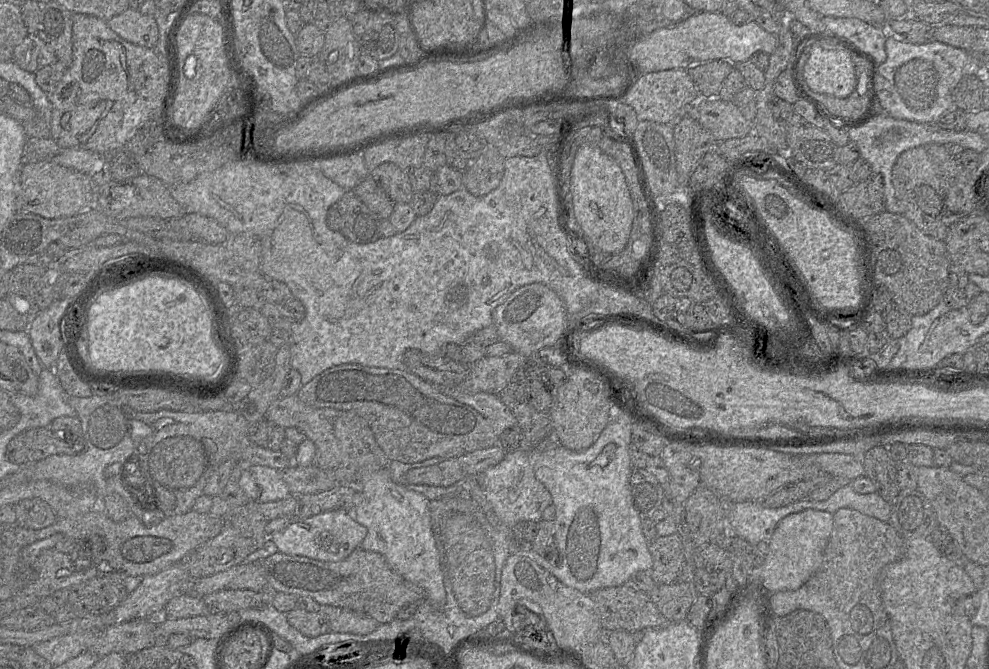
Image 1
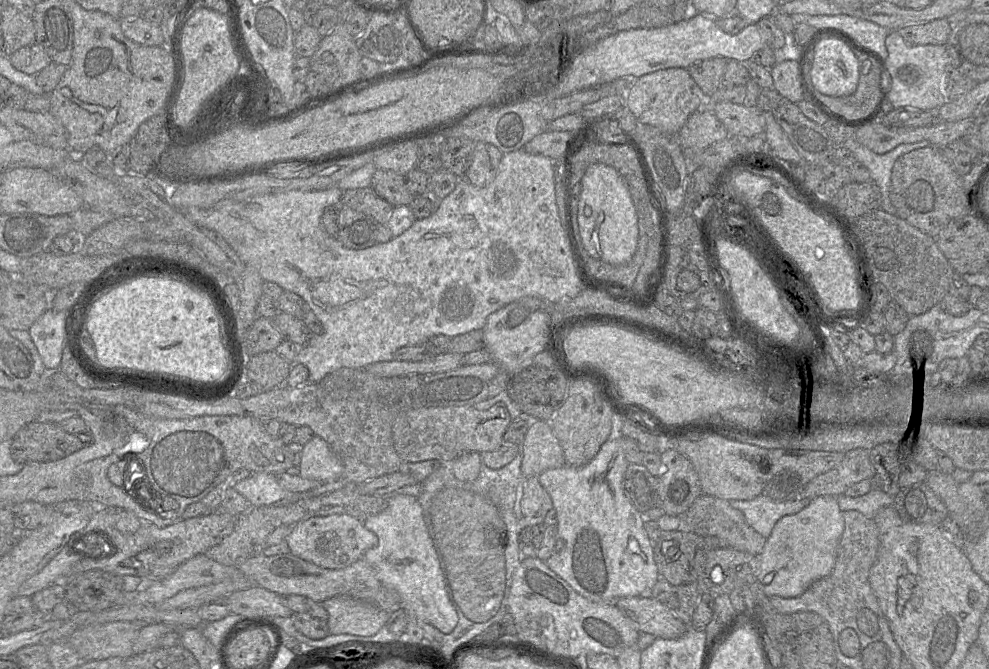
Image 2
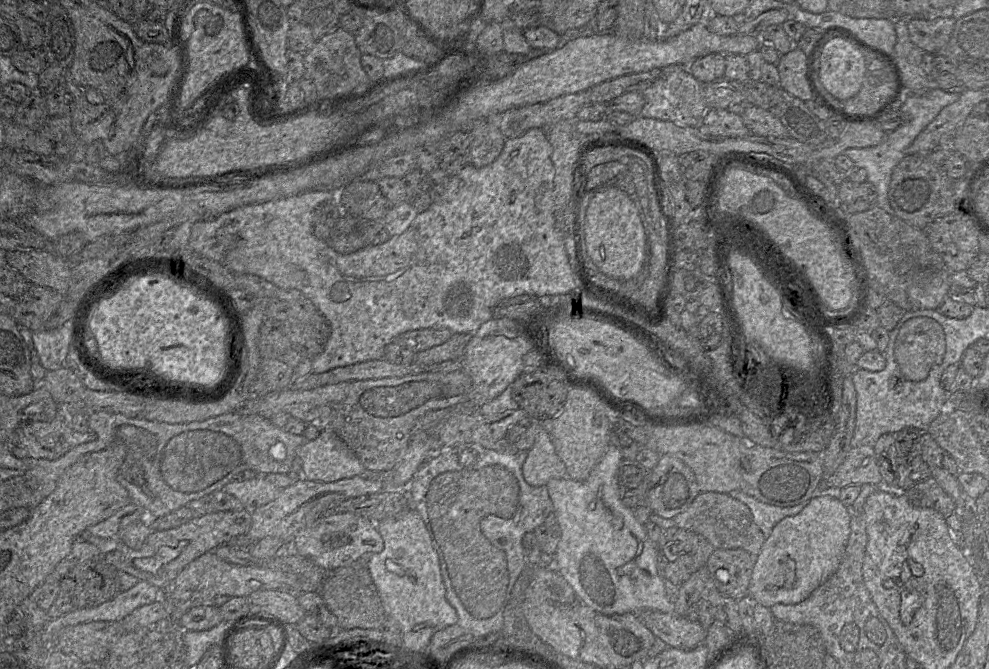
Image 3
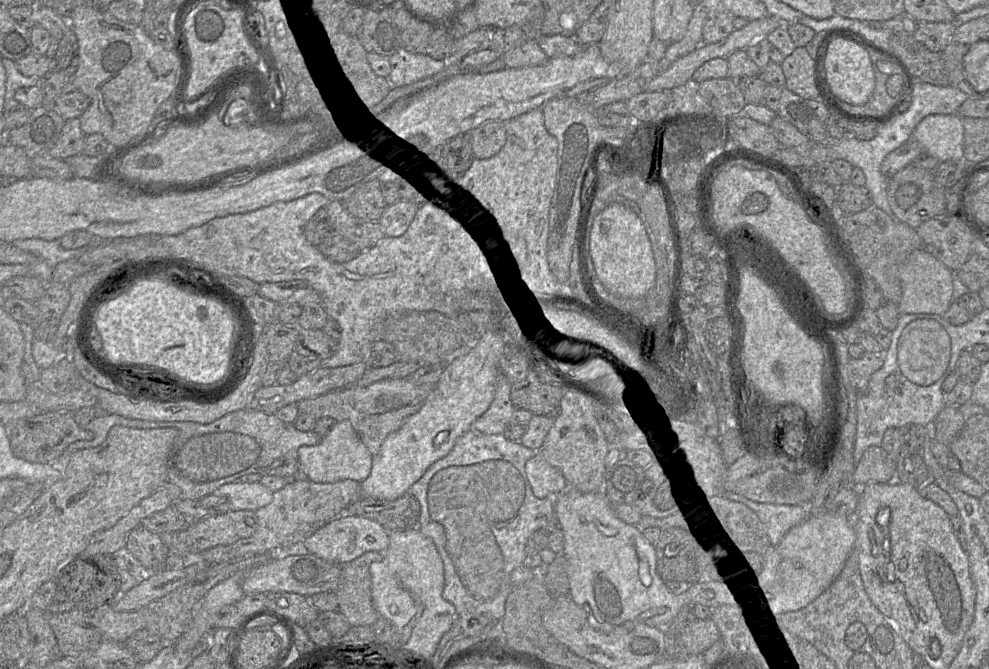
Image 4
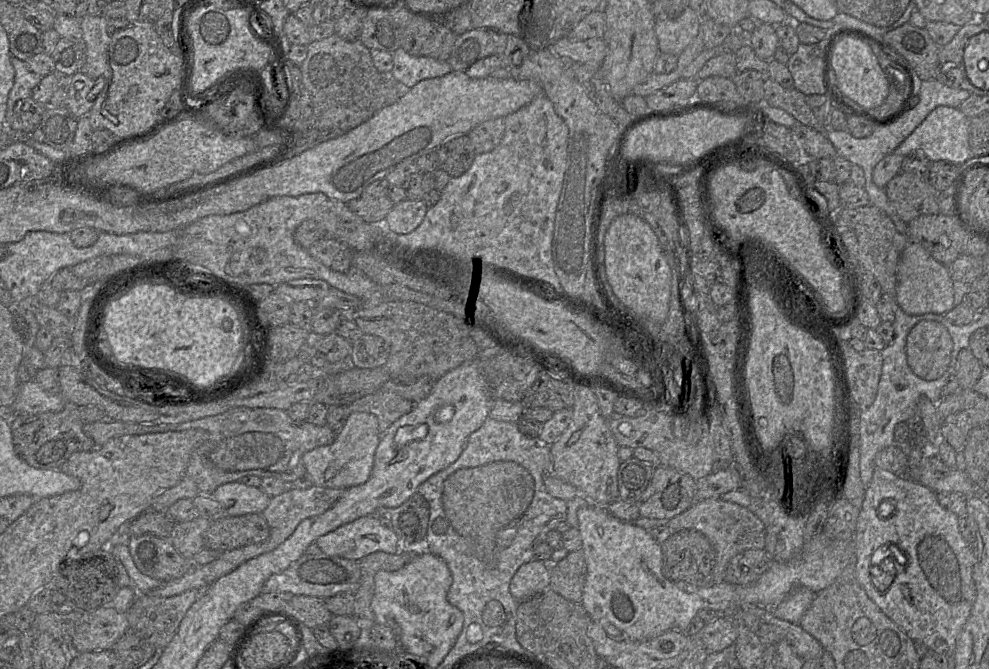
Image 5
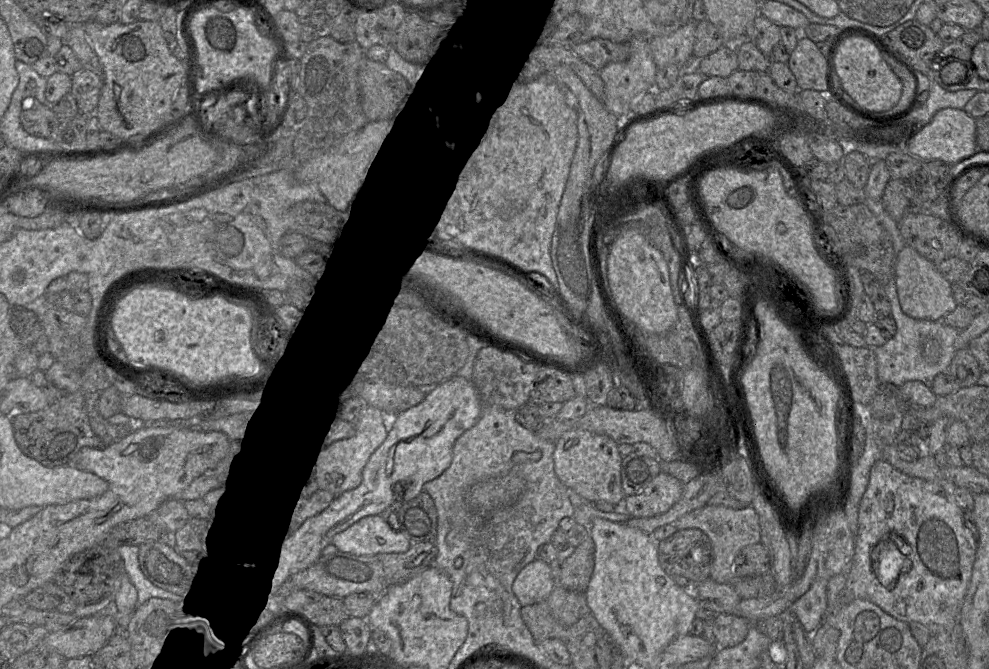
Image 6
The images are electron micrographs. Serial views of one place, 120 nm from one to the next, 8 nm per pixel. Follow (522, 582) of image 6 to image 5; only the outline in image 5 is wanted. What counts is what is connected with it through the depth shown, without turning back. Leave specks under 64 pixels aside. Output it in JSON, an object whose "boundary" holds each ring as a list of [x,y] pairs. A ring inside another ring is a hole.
{"boundary":[[[532,560],[519,567],[510,582],[510,593],[524,602],[550,587],[550,571],[543,561]]]}

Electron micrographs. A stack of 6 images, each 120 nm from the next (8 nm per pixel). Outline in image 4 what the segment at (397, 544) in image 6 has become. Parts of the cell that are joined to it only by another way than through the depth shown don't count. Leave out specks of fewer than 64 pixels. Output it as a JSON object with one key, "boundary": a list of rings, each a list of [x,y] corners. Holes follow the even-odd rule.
{"boundary":[[[344,512],[308,535],[304,540],[304,545],[310,554],[332,563],[344,565],[366,552],[386,550],[389,546],[389,535],[380,523]]]}

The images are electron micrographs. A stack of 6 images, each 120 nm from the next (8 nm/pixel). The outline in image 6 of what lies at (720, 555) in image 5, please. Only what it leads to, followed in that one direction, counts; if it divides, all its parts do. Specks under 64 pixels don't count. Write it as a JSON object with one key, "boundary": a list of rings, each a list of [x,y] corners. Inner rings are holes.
{"boundary":[[[705,505],[680,517],[672,525],[677,530],[699,529],[709,538],[714,556],[710,578],[720,584],[731,584],[735,580],[734,560],[737,554],[744,547],[760,542],[759,519],[751,505],[741,509]]]}

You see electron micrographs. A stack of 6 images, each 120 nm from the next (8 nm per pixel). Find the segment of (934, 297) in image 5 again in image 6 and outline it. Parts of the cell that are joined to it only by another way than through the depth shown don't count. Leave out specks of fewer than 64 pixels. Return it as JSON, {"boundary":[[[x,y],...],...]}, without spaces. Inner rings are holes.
{"boundary":[[[906,245],[896,256],[895,284],[898,300],[904,314],[914,319],[942,320],[956,307],[952,284],[937,269],[937,264]]]}

